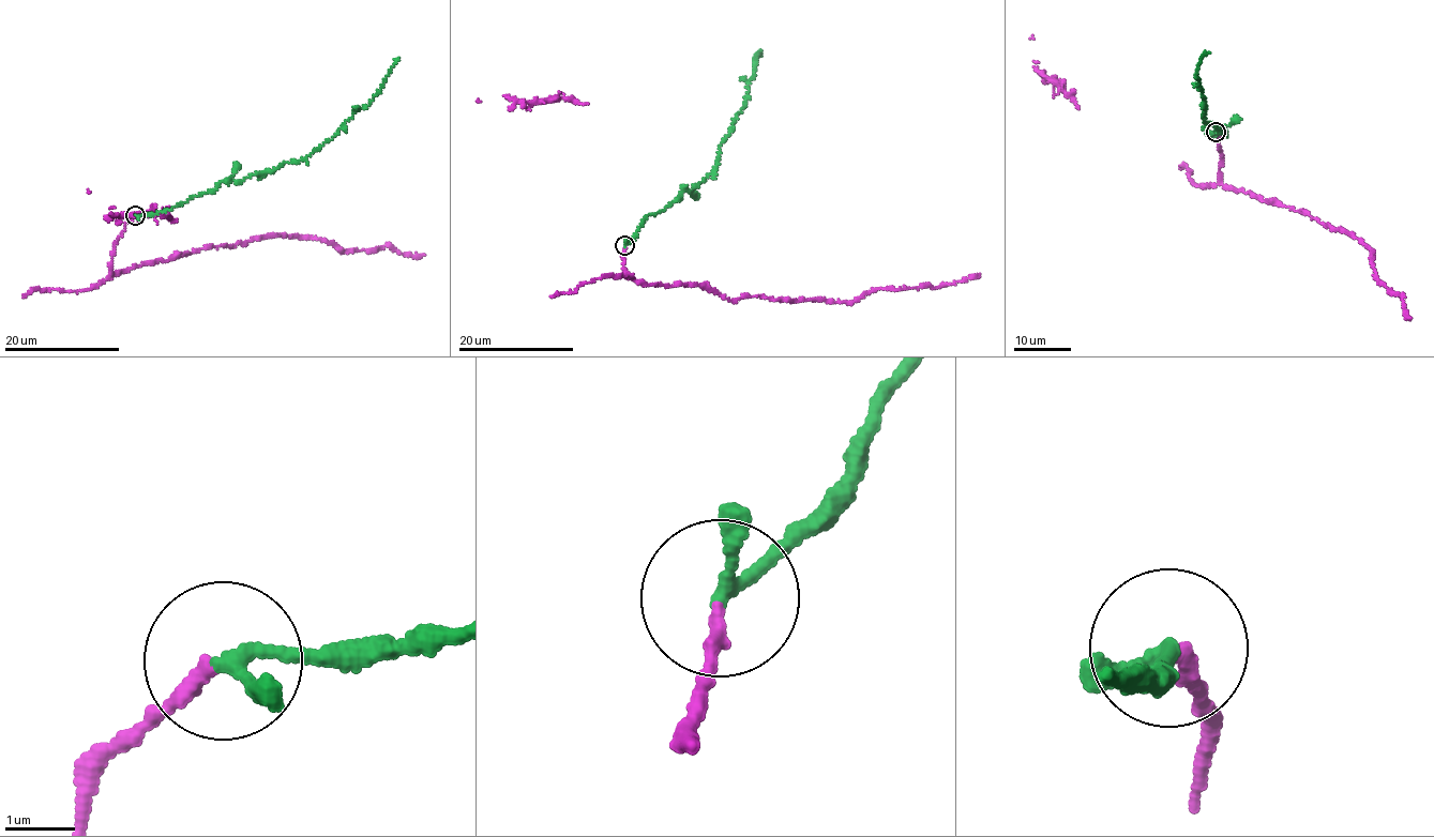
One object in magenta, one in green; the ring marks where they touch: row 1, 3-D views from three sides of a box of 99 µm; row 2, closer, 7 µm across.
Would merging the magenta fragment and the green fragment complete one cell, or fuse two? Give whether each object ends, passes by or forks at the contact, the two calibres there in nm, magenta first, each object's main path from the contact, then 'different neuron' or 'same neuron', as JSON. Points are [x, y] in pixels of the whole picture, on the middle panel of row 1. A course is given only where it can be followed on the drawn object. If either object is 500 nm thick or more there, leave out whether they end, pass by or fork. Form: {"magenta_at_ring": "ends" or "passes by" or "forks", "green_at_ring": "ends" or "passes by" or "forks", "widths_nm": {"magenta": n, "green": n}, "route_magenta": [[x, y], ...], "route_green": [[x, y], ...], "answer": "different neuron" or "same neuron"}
{"magenta_at_ring": "ends", "green_at_ring": "passes by", "widths_nm": {"magenta": 190, "green": 160}, "route_magenta": [[624, 245], [624, 270], [639, 283], [700, 284], [734, 300], [759, 294], [835, 302], [980, 274]], "route_green": [[624, 245], [646, 214], [663, 212], [710, 174], [743, 107], [754, 58], [761, 55]], "answer": "same neuron"}

